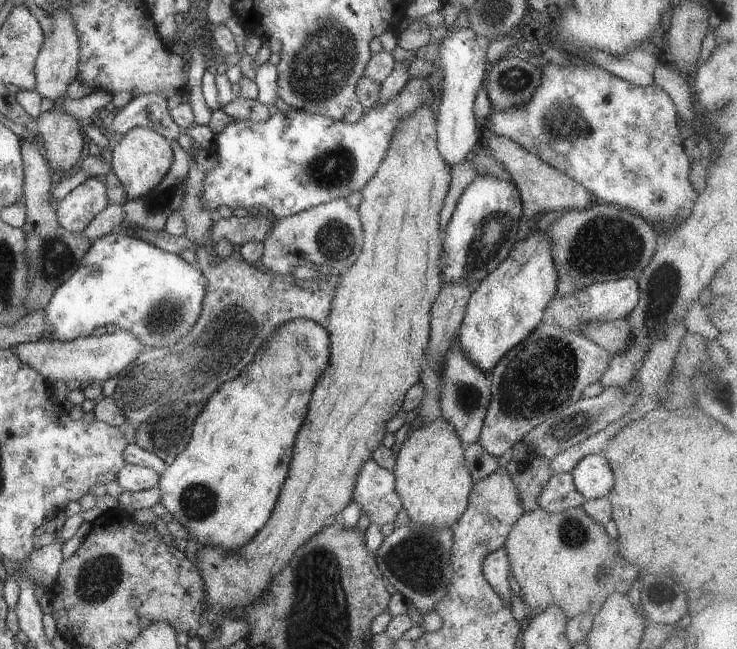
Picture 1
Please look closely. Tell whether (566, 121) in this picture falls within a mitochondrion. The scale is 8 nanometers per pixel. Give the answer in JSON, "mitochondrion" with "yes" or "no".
{"mitochondrion":"yes"}

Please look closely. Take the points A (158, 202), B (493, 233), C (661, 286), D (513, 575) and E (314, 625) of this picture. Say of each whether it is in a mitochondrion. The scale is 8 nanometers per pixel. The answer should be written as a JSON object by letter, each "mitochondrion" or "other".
{"A":"mitochondrion","B":"mitochondrion","C":"mitochondrion","D":"other","E":"mitochondrion"}

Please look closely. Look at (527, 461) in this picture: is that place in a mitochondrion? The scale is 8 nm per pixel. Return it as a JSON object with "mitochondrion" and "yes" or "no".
{"mitochondrion":"yes"}

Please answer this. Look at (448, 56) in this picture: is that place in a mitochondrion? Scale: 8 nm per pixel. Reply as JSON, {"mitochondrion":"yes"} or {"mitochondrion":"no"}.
{"mitochondrion":"no"}

